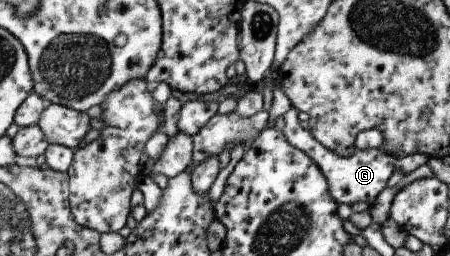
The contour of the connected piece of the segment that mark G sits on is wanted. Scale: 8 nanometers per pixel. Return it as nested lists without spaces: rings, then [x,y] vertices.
[[[290,108],[288,113],[283,115],[284,135],[288,139],[290,145],[294,145],[303,151],[318,165],[318,169],[322,171],[322,175],[328,181],[328,191],[334,197],[336,203],[360,203],[366,201],[370,203],[370,207],[374,205],[376,197],[382,193],[388,183],[388,179],[399,170],[403,175],[408,175],[420,166],[428,162],[428,157],[422,153],[414,153],[414,155],[406,155],[406,157],[396,158],[393,154],[383,152],[381,149],[364,149],[356,150],[348,157],[336,155],[334,151],[326,149],[313,135],[309,128],[305,125],[305,119],[302,114],[294,108]]]

